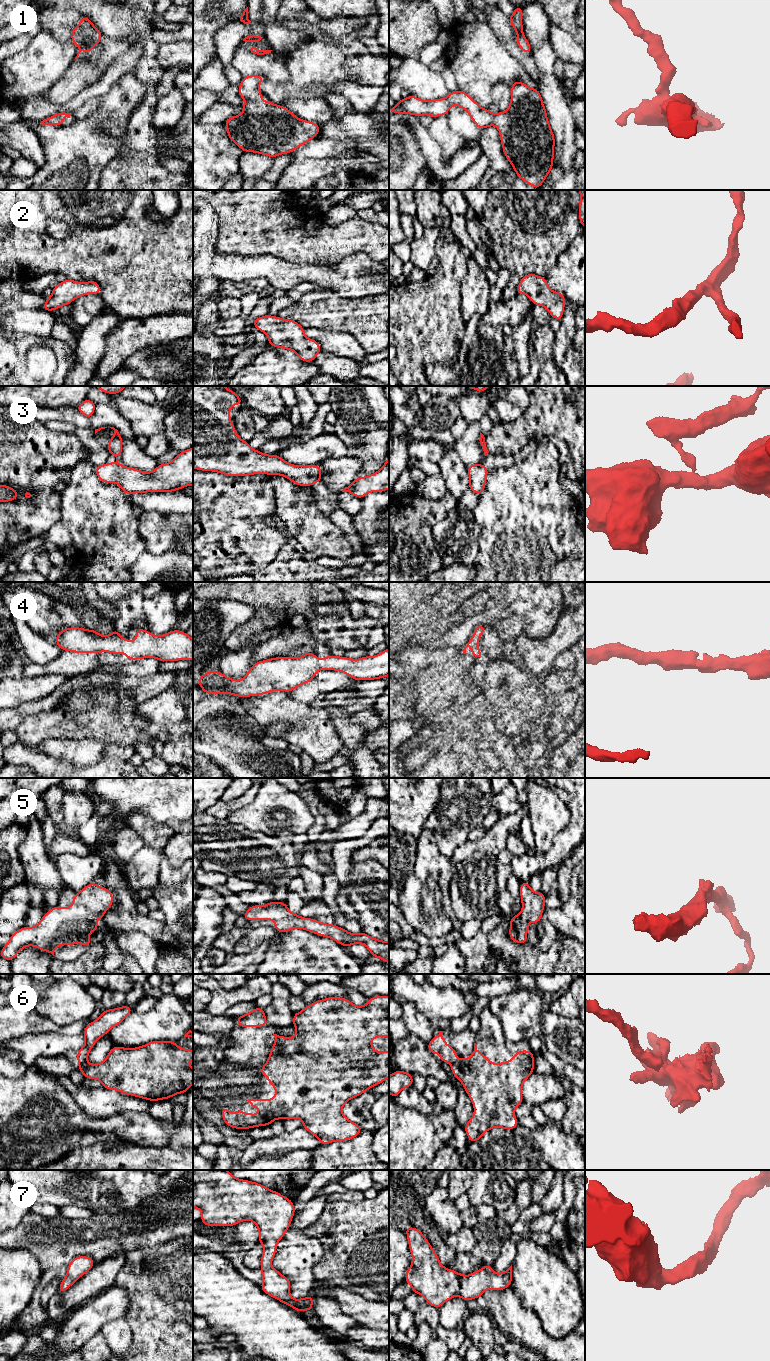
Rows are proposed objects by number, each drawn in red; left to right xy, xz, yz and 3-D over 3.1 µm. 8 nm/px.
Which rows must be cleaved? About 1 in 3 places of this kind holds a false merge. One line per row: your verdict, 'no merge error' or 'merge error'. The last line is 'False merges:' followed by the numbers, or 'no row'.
1: no merge error
2: no merge error
3: merge error
4: no merge error
5: no merge error
6: merge error
7: no merge error
False merges: 3, 6

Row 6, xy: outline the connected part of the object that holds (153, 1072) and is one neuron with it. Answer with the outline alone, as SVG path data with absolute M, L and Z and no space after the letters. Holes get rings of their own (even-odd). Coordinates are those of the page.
M151 1041L135 1048L114 1046L99 1064L87 1061L78 1065L84 1078L97 1079L108 1090L116 1090L125 1095L136 1096L149 1101L170 1099L186 1093L193 1084L193 1068L181 1062L193 1060L193 1050L176 1045L177 1041Z

